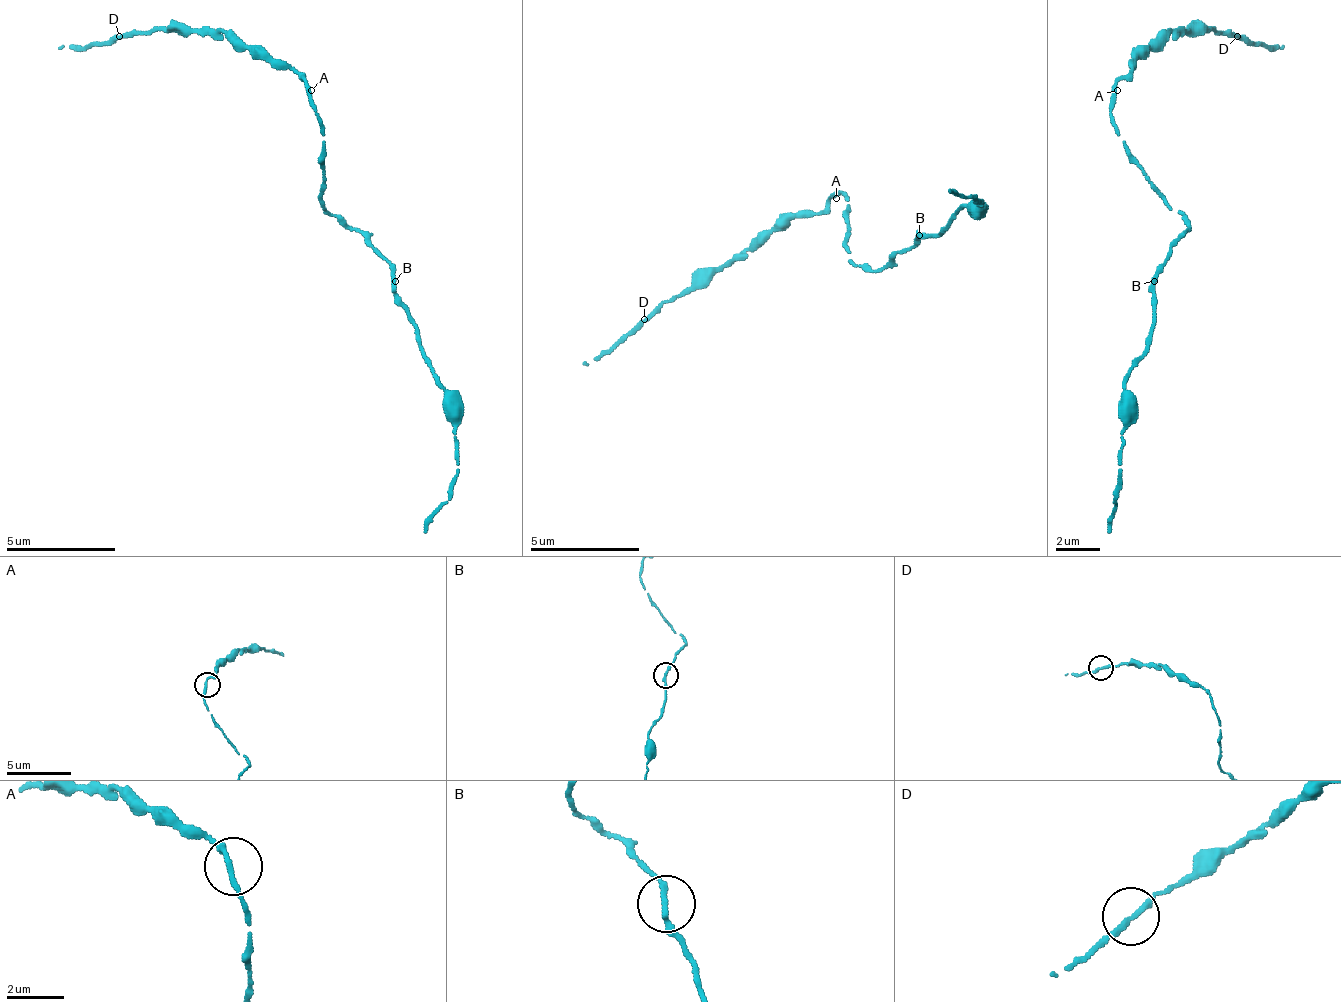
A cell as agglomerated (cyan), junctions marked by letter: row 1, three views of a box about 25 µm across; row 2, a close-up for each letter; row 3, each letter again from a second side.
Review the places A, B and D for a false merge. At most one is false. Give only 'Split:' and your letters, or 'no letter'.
Split: no letter

